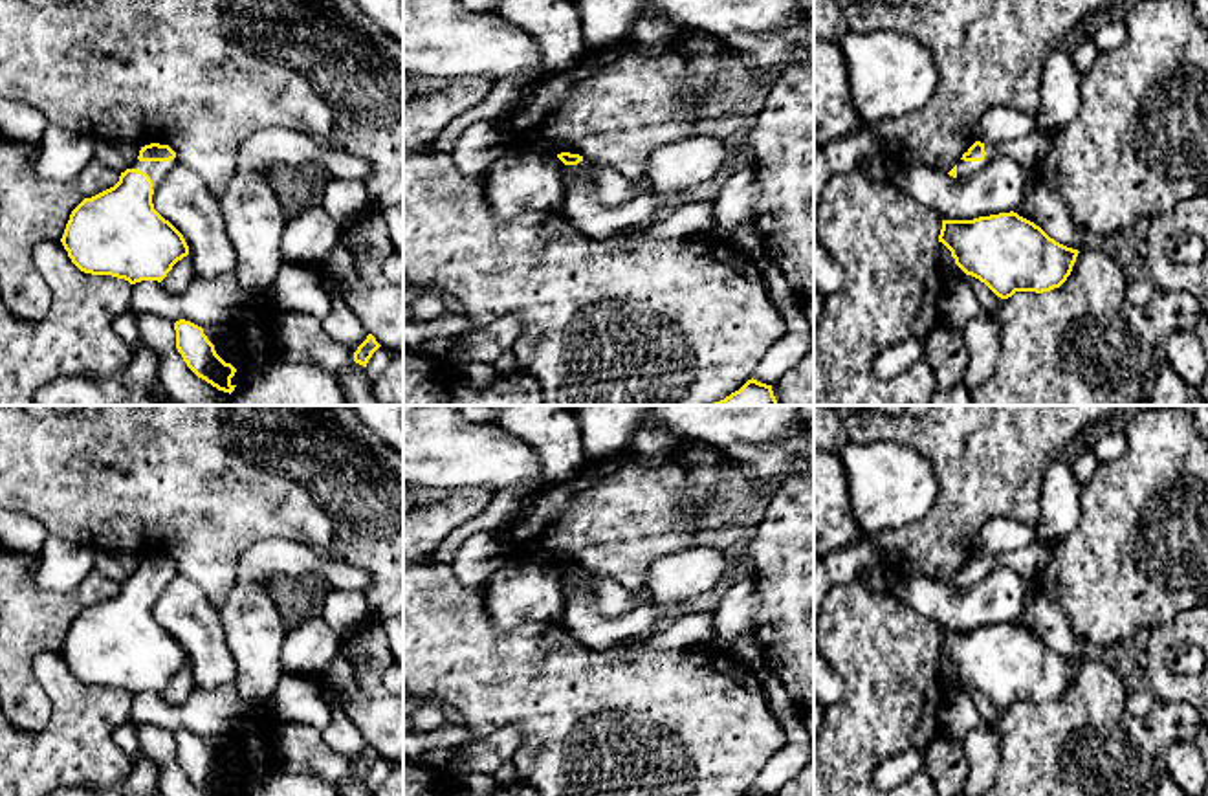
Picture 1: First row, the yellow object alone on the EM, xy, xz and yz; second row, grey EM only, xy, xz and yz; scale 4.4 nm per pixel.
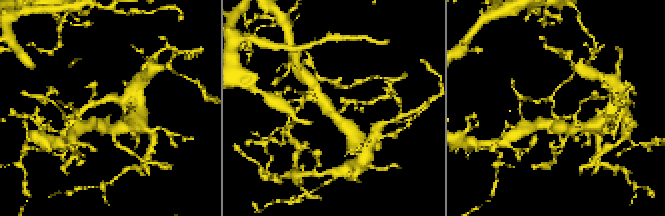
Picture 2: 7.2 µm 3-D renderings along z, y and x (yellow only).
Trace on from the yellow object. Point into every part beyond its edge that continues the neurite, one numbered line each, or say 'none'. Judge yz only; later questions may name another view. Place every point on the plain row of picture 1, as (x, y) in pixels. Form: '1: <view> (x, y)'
1: yz (1029, 562)

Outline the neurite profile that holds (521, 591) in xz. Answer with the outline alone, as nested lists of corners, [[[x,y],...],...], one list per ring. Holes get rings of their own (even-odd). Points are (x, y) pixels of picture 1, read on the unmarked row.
[[[508,559],[486,583],[486,609],[499,629],[559,622],[568,598],[565,574],[535,559]]]

